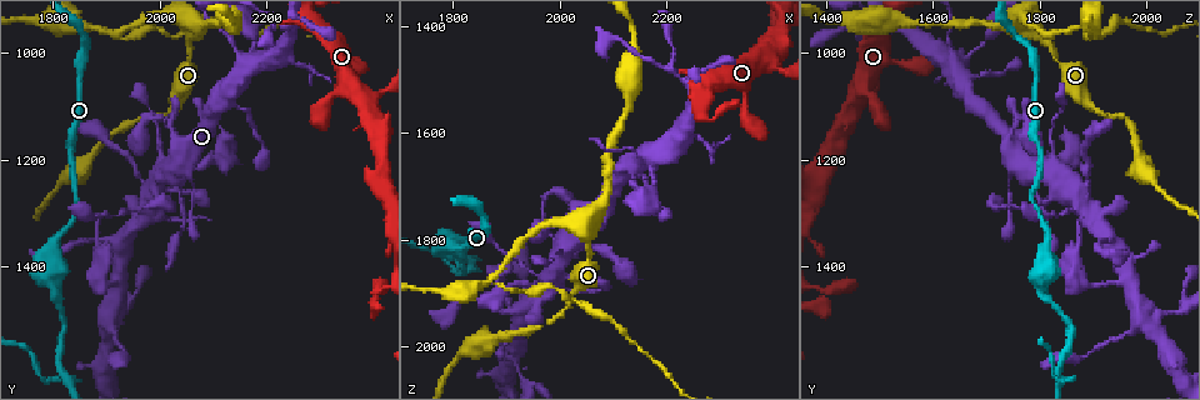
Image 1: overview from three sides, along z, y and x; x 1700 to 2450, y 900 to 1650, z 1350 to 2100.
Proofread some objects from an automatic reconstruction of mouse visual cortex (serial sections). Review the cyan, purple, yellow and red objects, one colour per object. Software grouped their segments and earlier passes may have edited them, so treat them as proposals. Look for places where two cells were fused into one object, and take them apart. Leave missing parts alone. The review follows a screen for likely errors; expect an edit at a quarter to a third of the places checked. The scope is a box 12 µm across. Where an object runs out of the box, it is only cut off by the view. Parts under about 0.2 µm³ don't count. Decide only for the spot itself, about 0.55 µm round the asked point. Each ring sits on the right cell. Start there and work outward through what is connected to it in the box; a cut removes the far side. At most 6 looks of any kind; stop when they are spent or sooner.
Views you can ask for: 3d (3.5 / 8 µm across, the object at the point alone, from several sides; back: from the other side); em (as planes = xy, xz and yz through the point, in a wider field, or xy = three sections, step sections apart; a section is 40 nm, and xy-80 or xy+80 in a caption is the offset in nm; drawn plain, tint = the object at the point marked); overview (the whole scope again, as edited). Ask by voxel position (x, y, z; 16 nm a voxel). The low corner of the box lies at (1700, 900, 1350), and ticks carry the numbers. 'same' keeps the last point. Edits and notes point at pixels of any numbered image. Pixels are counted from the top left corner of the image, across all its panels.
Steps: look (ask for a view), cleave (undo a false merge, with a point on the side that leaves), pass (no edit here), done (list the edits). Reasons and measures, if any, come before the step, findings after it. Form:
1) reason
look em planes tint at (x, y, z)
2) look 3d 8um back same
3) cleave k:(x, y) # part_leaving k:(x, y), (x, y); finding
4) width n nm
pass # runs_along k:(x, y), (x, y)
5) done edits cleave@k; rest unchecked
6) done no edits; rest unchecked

a narrow waist
look 3d 3.5um at (2180, 1015, 1655)

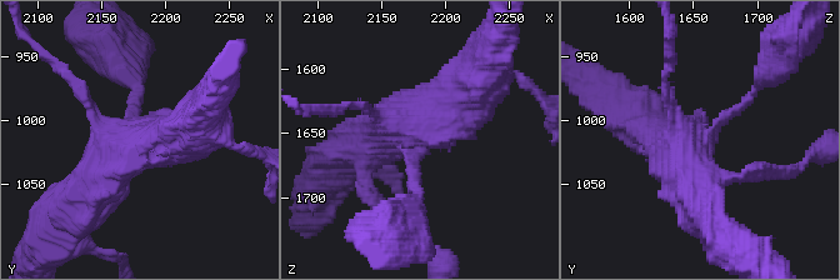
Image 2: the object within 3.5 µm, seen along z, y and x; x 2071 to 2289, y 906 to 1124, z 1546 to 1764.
arms 4; arm_widths 150, 150, 600, 600 nm; shape alone is not enough
look em xy step 2 tint at (2176, 1016, 1658)

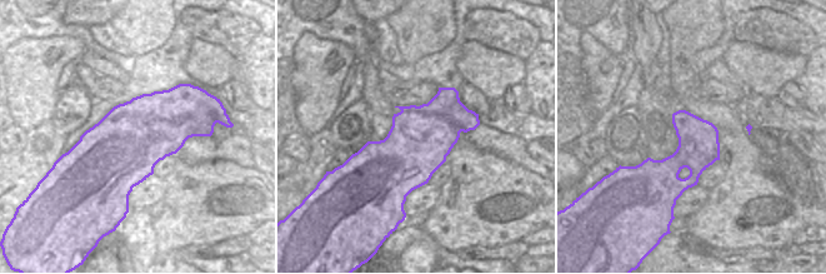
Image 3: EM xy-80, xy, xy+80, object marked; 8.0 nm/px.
pass # runs_along 2:(84, 205), (126, 148), (199, 125); continuous, no second cell

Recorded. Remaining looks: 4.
calibre changes
look 3d 3.5um back at (2345, 1075, 1470)

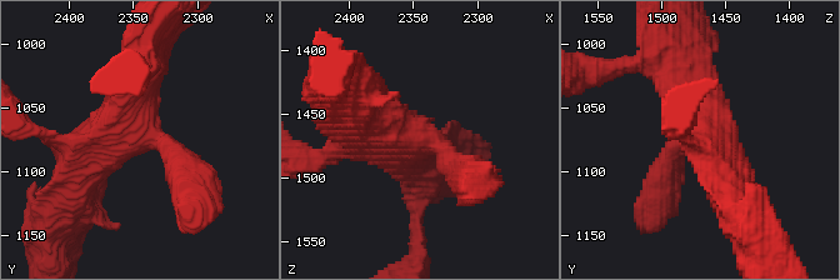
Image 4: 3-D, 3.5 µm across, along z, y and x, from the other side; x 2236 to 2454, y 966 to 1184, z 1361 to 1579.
shape alone is not enough
look em xy step 3 tint at (2338, 1072, 1472)

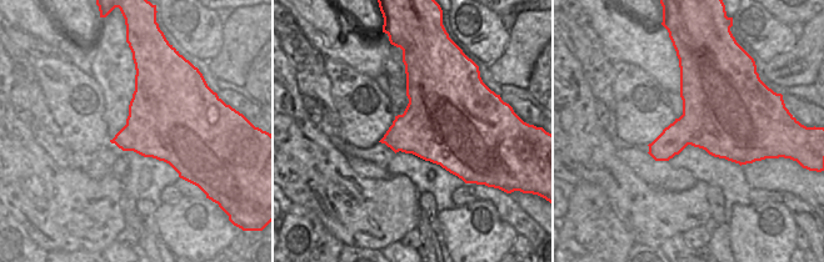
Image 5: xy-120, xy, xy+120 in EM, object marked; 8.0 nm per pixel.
cut it another way
look em xy step 1 tint same

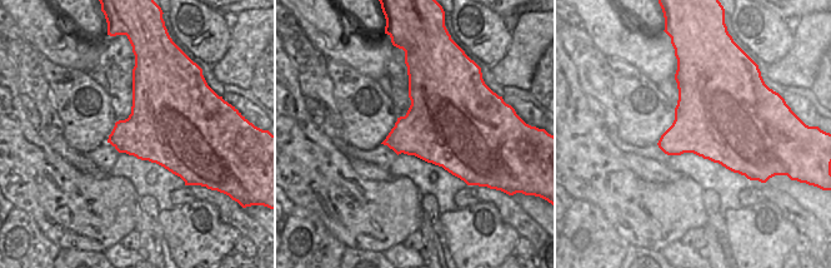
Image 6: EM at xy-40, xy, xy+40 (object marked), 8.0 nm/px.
pass # runs_along 4:(145, 51), (126, 118), (80, 179); one cell here

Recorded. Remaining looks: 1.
done no edits; rest unchecked

